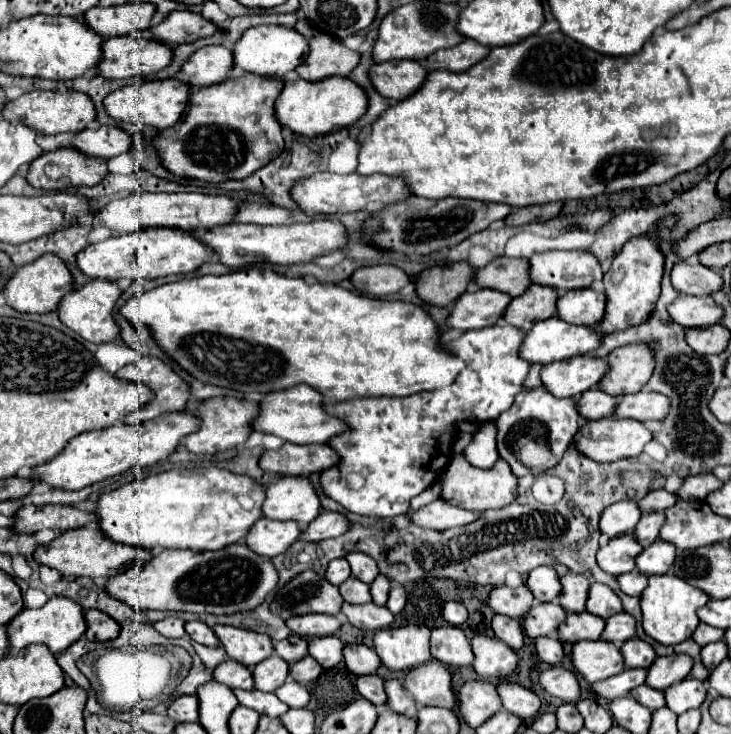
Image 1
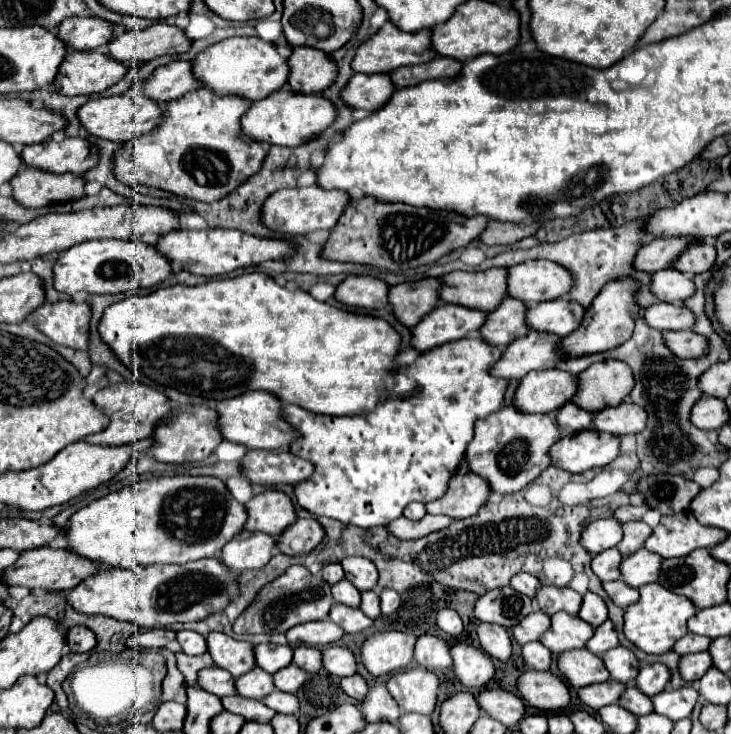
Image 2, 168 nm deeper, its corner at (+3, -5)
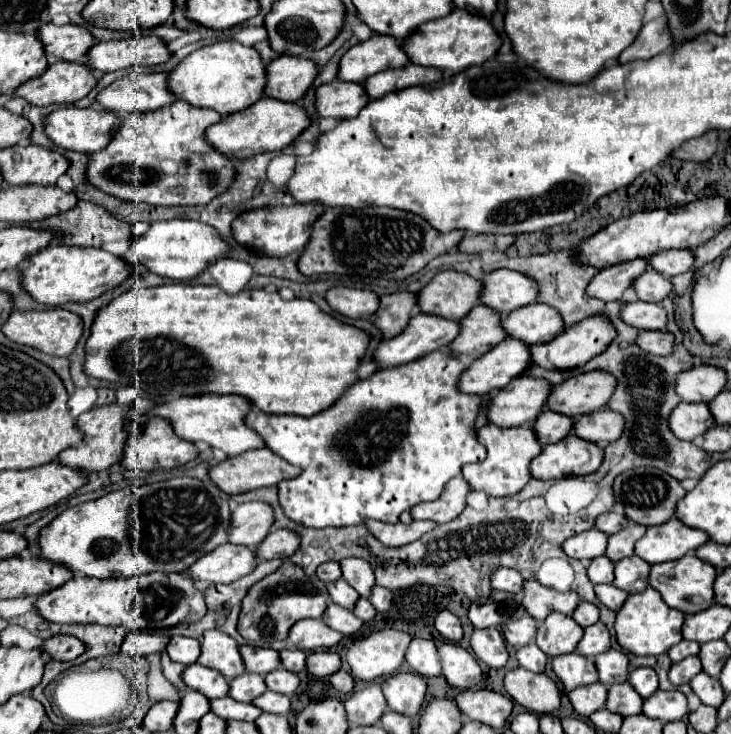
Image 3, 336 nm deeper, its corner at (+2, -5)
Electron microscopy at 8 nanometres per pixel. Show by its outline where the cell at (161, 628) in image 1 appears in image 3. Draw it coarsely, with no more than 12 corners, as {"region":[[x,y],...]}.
{"region":[[129,632],[121,652],[133,658],[159,654],[167,634]]}

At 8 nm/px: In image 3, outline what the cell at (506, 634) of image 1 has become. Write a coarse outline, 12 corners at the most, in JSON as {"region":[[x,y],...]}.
{"region":[[497,628],[473,630],[471,650],[491,668],[507,662]]}

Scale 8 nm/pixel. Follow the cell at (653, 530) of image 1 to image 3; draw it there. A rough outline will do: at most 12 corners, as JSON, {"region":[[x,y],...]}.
{"region":[[629,522],[609,536],[605,556],[611,562],[631,556],[645,526]]}

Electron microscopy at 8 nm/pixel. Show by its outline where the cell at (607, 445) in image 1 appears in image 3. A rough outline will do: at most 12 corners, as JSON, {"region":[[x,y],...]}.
{"region":[[567,438],[531,460],[537,480],[593,474],[603,448]]}

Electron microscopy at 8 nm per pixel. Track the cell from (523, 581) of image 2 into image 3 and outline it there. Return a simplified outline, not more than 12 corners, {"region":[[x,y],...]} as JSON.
{"region":[[501,568],[491,576],[491,588],[517,594],[523,578],[517,570]]}

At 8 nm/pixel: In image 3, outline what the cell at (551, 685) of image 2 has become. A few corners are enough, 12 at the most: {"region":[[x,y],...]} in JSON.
{"region":[[523,668],[505,674],[507,694],[529,712],[561,704],[547,674]]}

